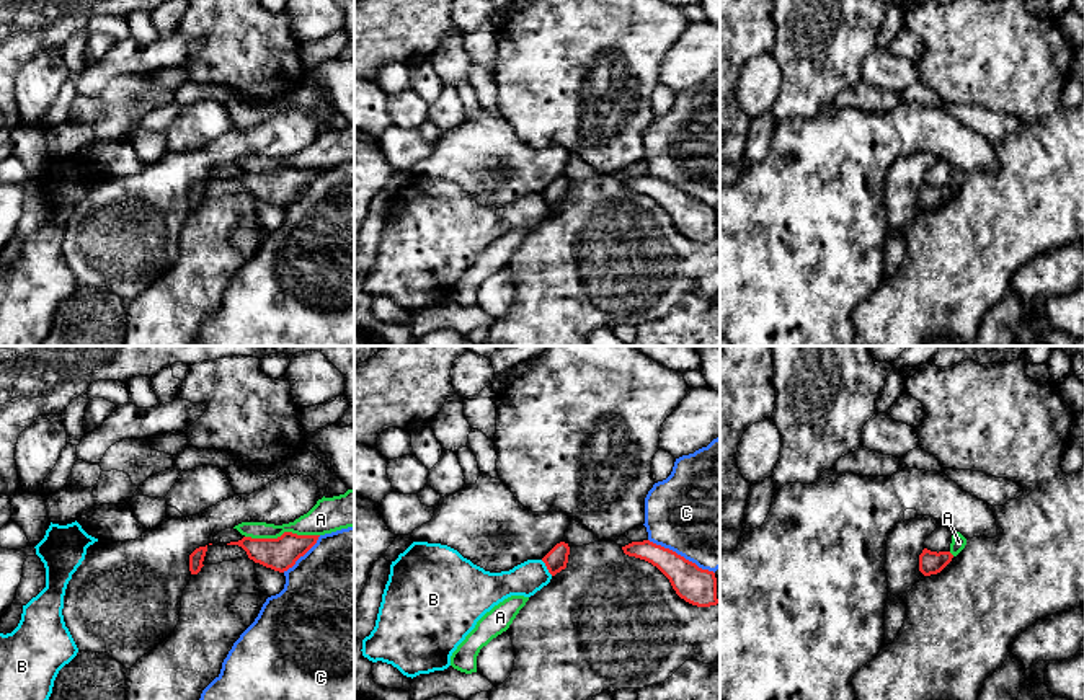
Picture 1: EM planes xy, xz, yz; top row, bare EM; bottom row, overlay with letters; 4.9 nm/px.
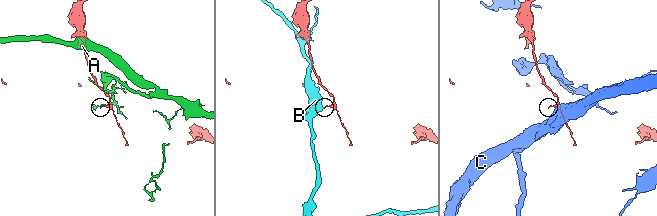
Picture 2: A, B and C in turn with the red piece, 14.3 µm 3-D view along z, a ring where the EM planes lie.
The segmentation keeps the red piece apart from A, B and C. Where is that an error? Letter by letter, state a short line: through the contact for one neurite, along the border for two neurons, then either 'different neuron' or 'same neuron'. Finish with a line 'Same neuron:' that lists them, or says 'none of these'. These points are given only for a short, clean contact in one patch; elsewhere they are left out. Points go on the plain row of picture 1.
A: different neuron
B: line xz (541, 194), (552, 209); different neuron
C: different neuron
Same neuron: none of these

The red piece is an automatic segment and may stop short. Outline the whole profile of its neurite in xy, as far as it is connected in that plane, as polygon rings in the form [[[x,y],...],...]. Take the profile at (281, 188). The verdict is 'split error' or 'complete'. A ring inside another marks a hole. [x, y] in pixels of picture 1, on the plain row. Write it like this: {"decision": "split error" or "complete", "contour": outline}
{"decision": "complete", "contour": [[[284,166],[278,173],[243,171],[242,175],[227,179],[238,179],[255,197],[284,207],[317,178],[318,171],[320,170]]]}

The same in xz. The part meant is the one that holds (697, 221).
{"decision": "complete", "contour": [[[650,175],[632,176],[622,181],[624,188],[656,201],[671,217],[676,228],[697,241],[717,240],[717,212],[676,186]]]}

